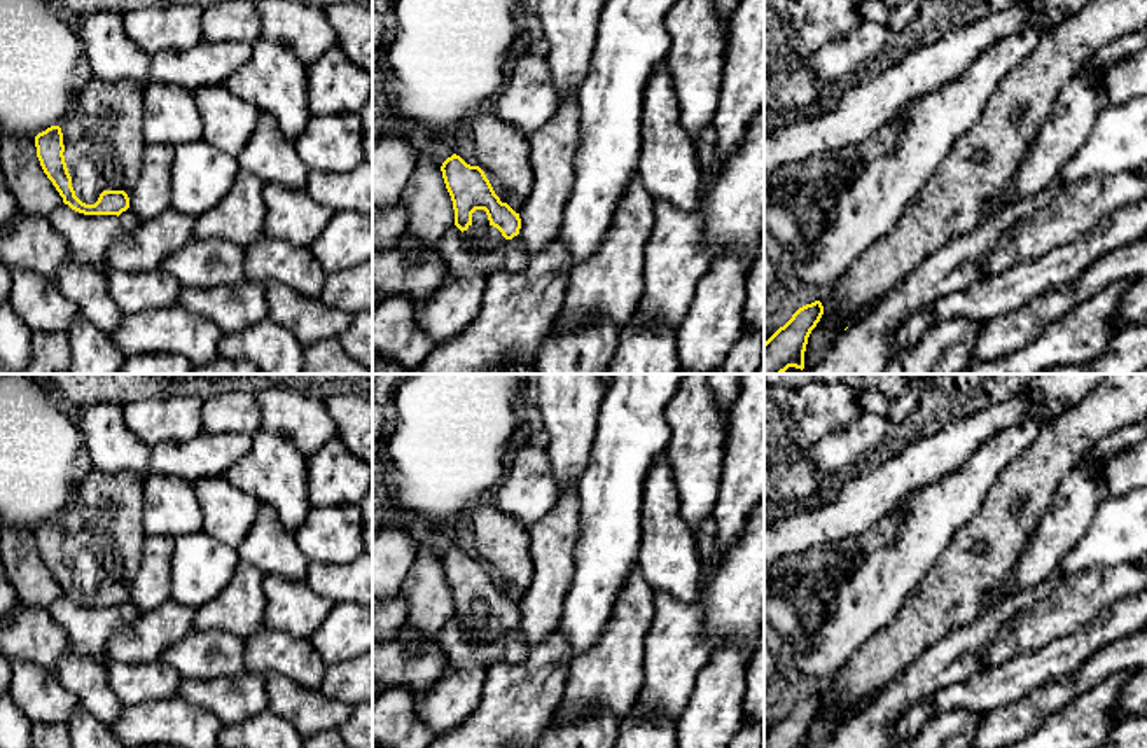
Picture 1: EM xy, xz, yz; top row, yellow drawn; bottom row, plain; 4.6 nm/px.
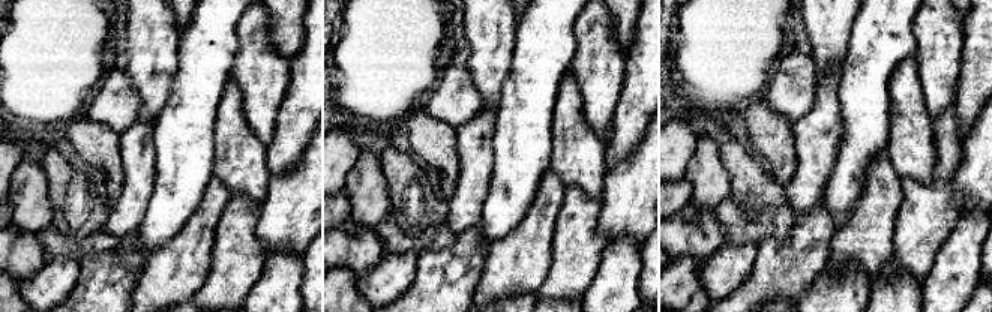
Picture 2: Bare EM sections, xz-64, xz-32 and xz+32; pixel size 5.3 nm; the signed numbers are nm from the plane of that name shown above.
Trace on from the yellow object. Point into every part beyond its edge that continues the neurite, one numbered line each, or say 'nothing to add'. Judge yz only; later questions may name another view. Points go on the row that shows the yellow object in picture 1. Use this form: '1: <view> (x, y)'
nothing to add

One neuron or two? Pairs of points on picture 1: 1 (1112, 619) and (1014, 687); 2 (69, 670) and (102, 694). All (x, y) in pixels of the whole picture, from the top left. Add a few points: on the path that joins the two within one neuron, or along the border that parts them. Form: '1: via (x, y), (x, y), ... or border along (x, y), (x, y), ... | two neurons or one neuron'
1: via (1088, 640), (1056, 661), (1039, 666) | one neuron
2: via (77, 673), (93, 687) | one neuron

